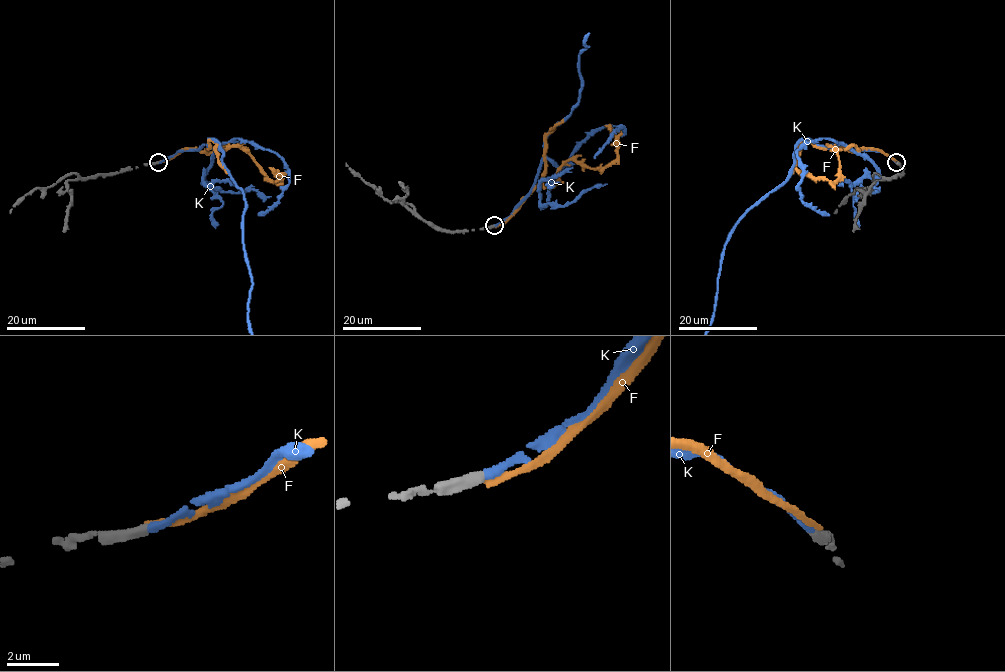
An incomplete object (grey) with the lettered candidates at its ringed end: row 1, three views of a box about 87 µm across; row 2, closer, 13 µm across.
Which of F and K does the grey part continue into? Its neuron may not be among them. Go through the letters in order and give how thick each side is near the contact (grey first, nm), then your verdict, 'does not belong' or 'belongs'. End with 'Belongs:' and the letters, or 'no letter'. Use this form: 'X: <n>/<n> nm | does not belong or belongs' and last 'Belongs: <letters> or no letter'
F: 440/280 nm | does not belong
K: 420/320 nm | belongs
Belongs: K

